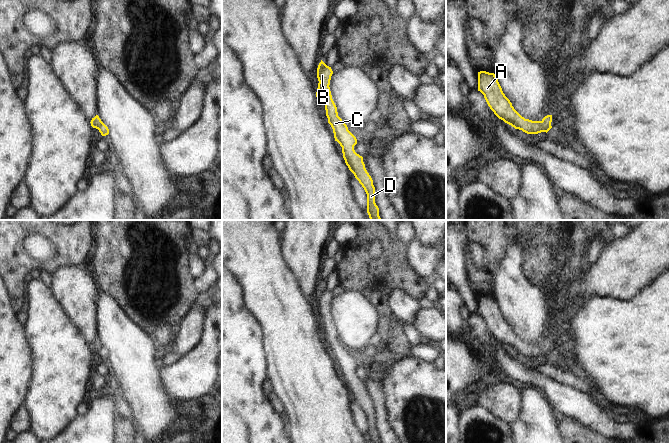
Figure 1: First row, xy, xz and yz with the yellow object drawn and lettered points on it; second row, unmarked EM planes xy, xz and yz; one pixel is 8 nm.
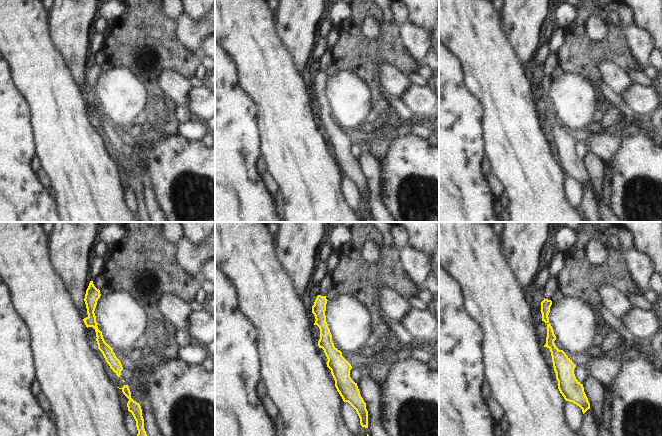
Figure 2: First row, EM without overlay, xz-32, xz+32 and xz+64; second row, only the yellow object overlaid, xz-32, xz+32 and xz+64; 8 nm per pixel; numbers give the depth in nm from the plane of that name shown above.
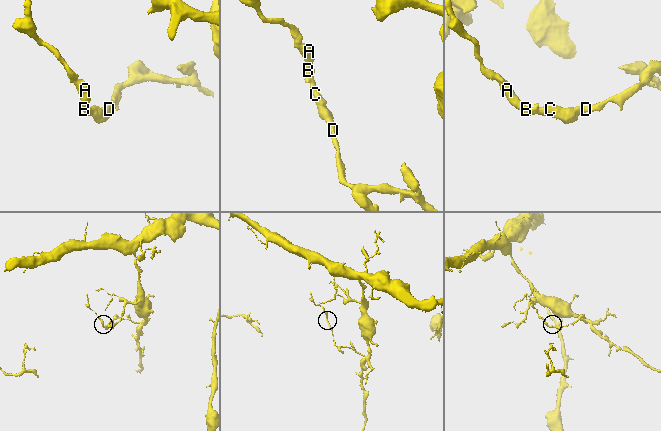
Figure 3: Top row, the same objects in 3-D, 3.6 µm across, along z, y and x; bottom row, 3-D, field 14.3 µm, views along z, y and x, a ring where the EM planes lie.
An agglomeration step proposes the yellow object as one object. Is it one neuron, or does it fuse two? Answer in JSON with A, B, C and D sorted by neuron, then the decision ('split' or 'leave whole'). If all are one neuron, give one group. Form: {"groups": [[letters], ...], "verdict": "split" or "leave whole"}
{"groups": [["A", "B", "C", "D"]], "verdict": "leave whole"}

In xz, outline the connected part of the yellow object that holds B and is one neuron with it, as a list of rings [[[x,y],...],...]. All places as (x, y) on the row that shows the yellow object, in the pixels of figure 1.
[[[321,60],[317,68],[317,78],[319,81],[316,92],[317,100],[324,102],[328,123],[333,129],[335,141],[342,147],[345,163],[367,194],[367,213],[370,220],[381,220],[379,208],[375,203],[375,187],[373,185],[373,180],[365,168],[363,157],[354,150],[357,139],[338,116],[337,107],[332,99],[329,87],[332,74],[333,71],[331,67],[327,66]]]

